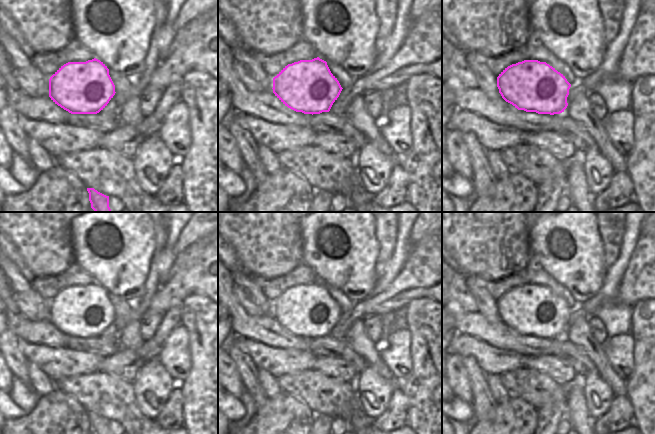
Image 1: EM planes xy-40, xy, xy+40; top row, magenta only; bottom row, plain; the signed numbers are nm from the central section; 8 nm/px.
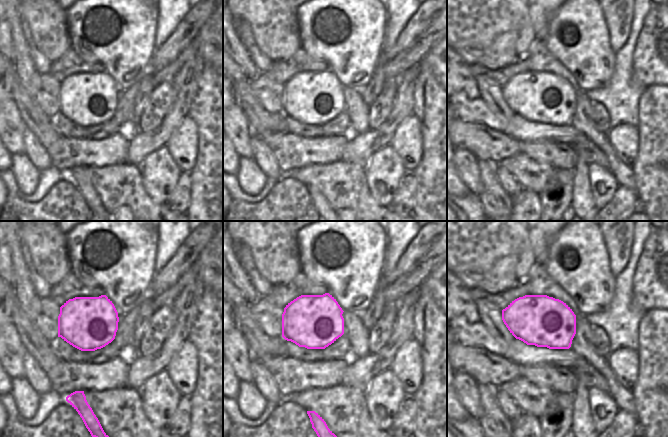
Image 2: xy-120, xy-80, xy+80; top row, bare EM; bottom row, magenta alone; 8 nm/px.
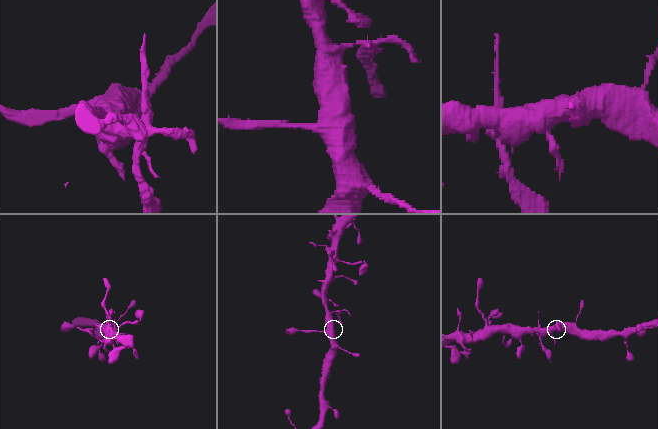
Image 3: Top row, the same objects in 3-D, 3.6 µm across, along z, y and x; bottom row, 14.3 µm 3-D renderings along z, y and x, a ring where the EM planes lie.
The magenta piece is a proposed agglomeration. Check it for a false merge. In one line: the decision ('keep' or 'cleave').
keep

